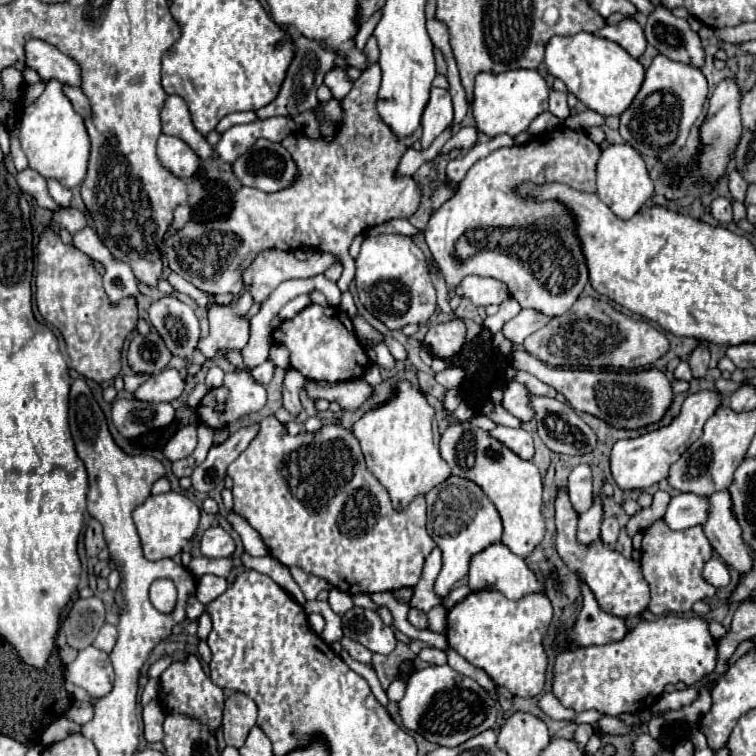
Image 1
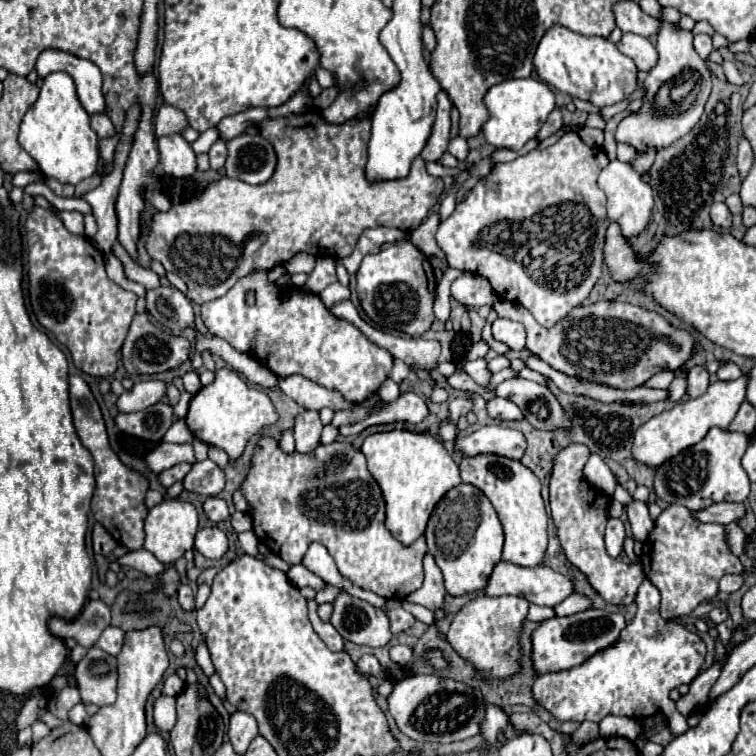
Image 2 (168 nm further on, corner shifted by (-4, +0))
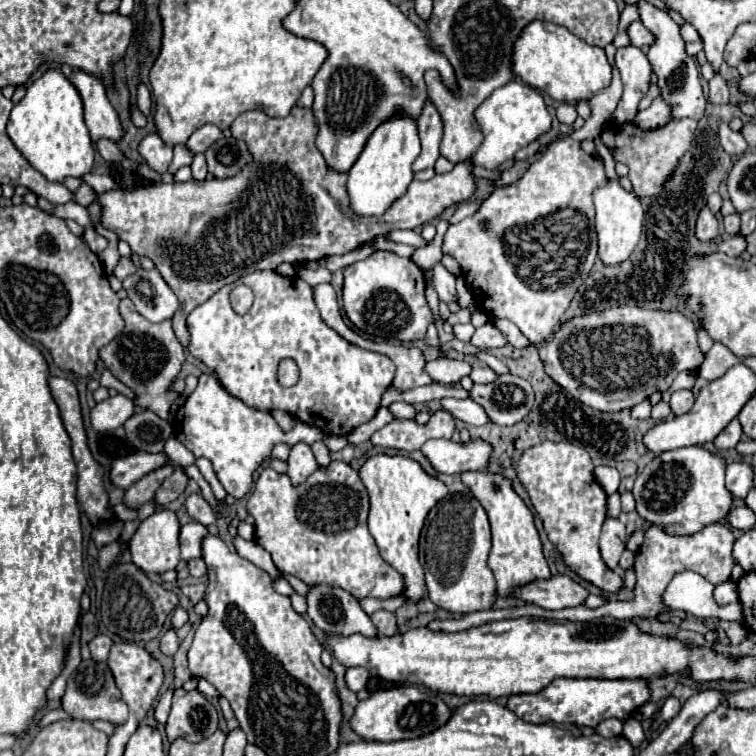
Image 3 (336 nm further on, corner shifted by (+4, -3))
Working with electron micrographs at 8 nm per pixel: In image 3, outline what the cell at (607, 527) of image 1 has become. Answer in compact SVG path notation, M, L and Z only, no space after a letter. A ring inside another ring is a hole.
M606 518L600 534L600 552L608 568L616 570L626 548L626 526L618 518Z

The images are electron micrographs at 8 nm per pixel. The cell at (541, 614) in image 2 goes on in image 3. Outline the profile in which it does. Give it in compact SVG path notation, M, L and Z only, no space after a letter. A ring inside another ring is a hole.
M712 524L706 526L704 530L700 530L694 536L670 536L664 530L660 530L658 526L650 526L644 538L644 544L640 546L640 550L636 552L636 564L634 564L634 572L636 572L636 586L634 586L634 600L632 602L620 602L619 600L609 600L592 610L586 606L576 606L576 608L564 608L564 610L544 610L540 606L532 606L526 604L522 608L506 608L506 610L480 610L480 612L472 612L466 614L462 618L450 618L450 620L434 620L432 624L428 624L430 630L444 630L444 632L460 632L460 630L468 630L472 626L482 626L486 622L494 622L494 620L504 620L504 618L520 618L520 616L534 616L534 618L548 618L548 620L570 620L570 622L588 622L594 618L602 618L602 616L612 616L617 620L629 621L636 616L646 616L652 618L654 614L662 612L662 594L668 586L668 582L674 578L674 574L684 572L684 570L692 570L698 572L700 576L704 576L708 582L712 584L720 584L730 580L730 572L736 564L734 556L732 556L732 546L734 546L734 534L730 532L730 528L722 526L722 524Z

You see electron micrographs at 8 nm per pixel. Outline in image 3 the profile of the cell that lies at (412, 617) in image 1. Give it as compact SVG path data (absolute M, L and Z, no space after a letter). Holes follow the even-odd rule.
M378 610L378 612L370 614L370 620L376 626L378 634L382 634L382 636L394 636L396 634L396 618L392 612Z

